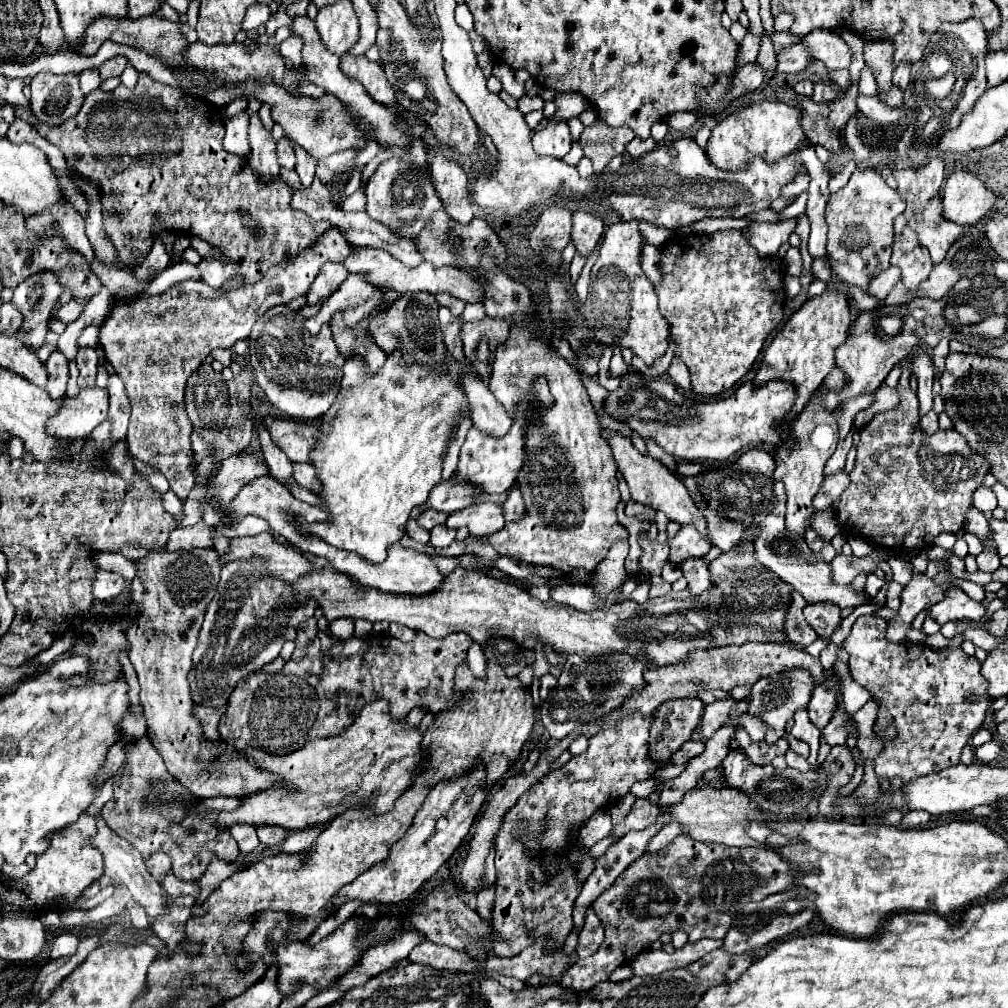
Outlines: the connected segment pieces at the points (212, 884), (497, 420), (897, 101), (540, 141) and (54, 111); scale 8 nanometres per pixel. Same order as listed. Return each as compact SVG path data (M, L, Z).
M213 858L213 860L209 862L207 870L203 872L203 876L197 878L197 882L195 882L195 884L199 886L199 890L201 890L197 902L201 902L201 898L209 896L225 878L229 878L229 876L231 876L233 872L237 872L239 868L241 868L239 864L229 864L229 862L225 862L225 860Z
M465 378L465 394L469 394L469 402L473 404L473 426L493 438L503 438L513 422L505 414L505 408L491 394L487 384L477 378Z
M893 86L889 92L878 92L877 95L887 104L893 108L899 108L903 105L903 90L897 86Z
M565 120L551 122L545 130L535 132L533 134L533 150L537 150L537 154L563 158L571 150L571 136L569 136L567 122Z
M39 72L31 80L31 110L39 122L49 126L59 126L69 116L77 114L83 98L79 76L75 74L57 76L51 72Z

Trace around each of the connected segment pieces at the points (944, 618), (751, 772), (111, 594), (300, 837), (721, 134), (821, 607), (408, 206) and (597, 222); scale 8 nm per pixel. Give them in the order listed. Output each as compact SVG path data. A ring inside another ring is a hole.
M953 586L947 596L933 604L931 608L931 618L937 622L937 624L945 624L945 622L951 622L951 620L957 620L957 618L973 618L973 620L981 620L985 616L985 608L971 600L961 588Z
M741 748L731 750L727 754L723 766L725 766L725 778L727 778L729 786L735 786L741 792L749 794L749 798L753 798L753 802L761 810L773 812L773 814L781 814L781 816L803 814L805 808L811 802L819 802L819 798L827 792L827 786L829 786L829 778L827 778L827 774L823 770L799 772L799 770L793 770L793 768L775 770L771 764L755 766L753 762L749 762L747 754Z
M97 570L93 578L93 598L95 600L111 600L125 590L125 580L121 576L111 576L105 570Z
M309 826L307 830L297 830L291 832L289 838L281 844L281 850L287 854L295 854L295 852L305 852L311 848L311 844L315 842L315 838L319 836L321 826Z
M759 102L741 108L723 118L711 132L705 146L709 160L721 170L745 170L753 158L765 158L765 162L779 162L801 146L811 146L801 128L801 110L783 102Z
M807 604L803 612L819 636L831 636L841 622L841 608L833 604Z
M381 162L375 170L375 174L369 178L367 186L365 186L365 194L367 194L367 212L373 220L379 220L383 224L387 224L393 230L401 230L403 222L417 222L417 230L419 226L425 222L425 218L429 218L429 214L433 214L435 210L441 208L441 200L433 188L433 184L429 182L429 178L419 176L411 164L407 162Z
M583 210L573 214L571 240L575 242L577 252L581 252L583 256L589 256L601 234L603 234L603 220L599 216Z

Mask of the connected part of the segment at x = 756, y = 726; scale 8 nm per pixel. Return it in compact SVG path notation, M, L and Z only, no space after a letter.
M749 712L739 714L739 716L737 716L737 724L739 724L741 728L745 728L745 730L749 732L751 740L755 740L755 742L763 740L763 736L767 734L767 726L765 726L765 722L763 722L759 716L751 716Z

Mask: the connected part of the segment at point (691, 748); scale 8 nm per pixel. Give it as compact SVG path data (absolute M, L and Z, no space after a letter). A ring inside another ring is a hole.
M689 740L689 742L685 742L685 746L681 750L677 750L677 754L673 756L673 762L681 764L681 762L693 758L693 756L699 756L703 752L703 748L705 746L703 746L701 740Z

